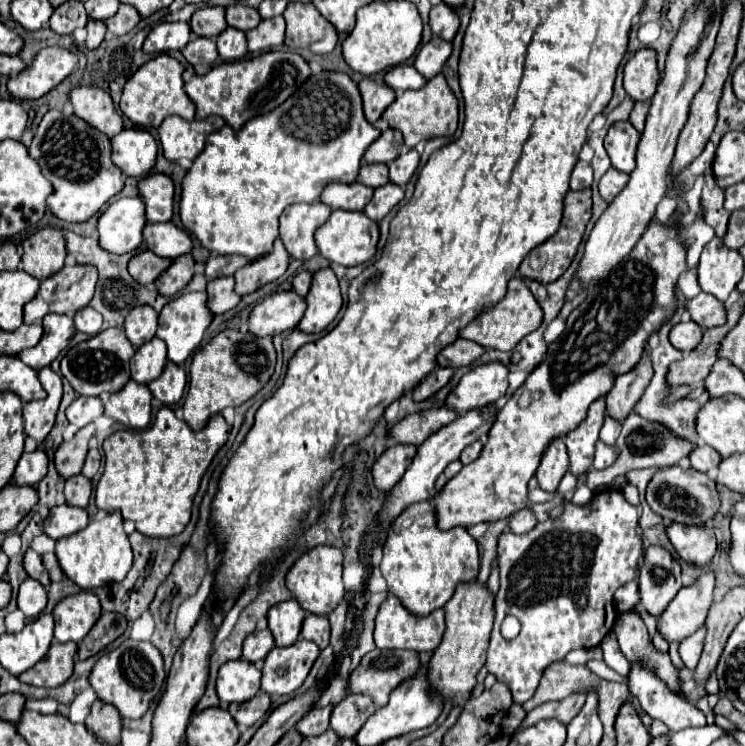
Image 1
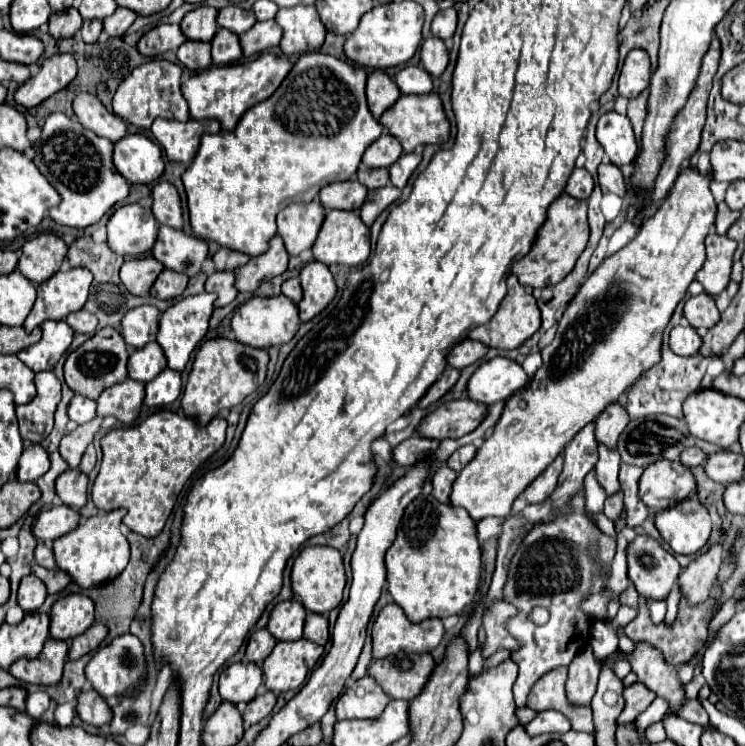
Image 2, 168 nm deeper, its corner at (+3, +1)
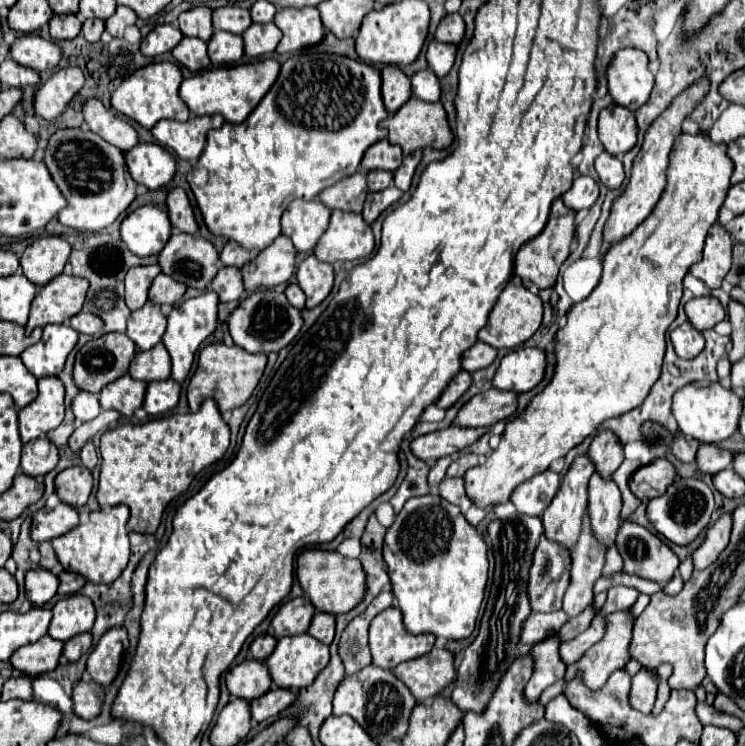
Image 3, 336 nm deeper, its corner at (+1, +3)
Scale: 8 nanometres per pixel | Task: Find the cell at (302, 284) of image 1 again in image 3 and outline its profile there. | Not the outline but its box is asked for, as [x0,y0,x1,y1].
[286,283,306,309]

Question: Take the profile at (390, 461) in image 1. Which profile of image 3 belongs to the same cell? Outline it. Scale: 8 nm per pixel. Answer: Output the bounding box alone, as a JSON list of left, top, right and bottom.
[410,427,488,459]

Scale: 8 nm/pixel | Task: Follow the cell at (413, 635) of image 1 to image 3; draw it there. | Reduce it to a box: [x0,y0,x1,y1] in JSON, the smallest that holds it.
[370,607,436,669]

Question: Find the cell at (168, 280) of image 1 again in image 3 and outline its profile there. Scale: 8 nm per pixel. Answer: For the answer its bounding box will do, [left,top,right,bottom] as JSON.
[150,273,186,305]

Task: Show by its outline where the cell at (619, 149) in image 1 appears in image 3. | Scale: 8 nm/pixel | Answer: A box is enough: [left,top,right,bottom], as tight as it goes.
[598,105,636,157]

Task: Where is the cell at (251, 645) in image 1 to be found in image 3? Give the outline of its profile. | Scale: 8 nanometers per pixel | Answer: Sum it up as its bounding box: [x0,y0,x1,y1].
[250,633,276,661]

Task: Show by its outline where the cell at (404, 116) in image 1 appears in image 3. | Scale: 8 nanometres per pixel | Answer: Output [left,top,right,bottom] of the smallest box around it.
[380,97,454,155]

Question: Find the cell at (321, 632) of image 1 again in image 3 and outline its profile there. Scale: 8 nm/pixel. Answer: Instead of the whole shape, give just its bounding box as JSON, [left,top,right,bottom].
[308,611,334,645]

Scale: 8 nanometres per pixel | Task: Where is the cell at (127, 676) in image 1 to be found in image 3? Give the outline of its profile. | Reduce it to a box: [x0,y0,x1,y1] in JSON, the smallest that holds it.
[86,627,128,687]

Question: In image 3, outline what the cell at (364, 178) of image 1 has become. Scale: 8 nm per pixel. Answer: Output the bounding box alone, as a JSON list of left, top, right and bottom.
[366,171,392,191]

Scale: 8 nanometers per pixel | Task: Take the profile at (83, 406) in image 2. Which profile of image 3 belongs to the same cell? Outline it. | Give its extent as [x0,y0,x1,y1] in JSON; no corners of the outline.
[72,391,102,423]

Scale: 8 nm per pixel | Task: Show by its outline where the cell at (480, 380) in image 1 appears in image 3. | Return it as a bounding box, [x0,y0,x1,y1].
[492,347,546,393]

